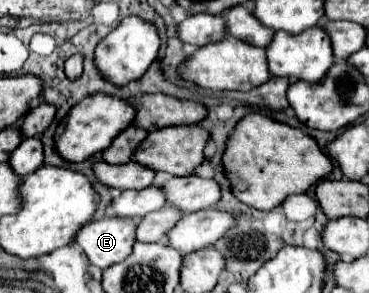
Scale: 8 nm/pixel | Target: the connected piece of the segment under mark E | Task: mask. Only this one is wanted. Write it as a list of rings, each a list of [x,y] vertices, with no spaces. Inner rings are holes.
[[[104,217],[84,225],[74,239],[94,267],[106,269],[124,261],[132,253],[136,221],[120,217]]]

